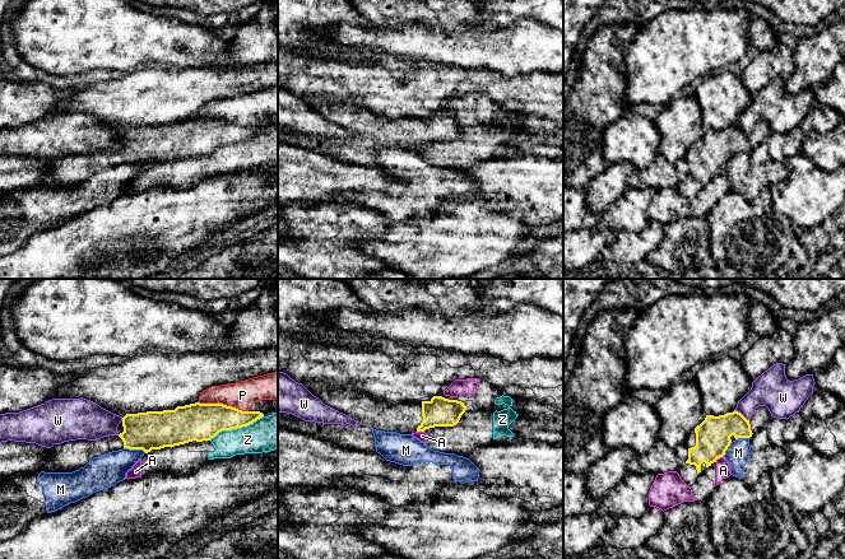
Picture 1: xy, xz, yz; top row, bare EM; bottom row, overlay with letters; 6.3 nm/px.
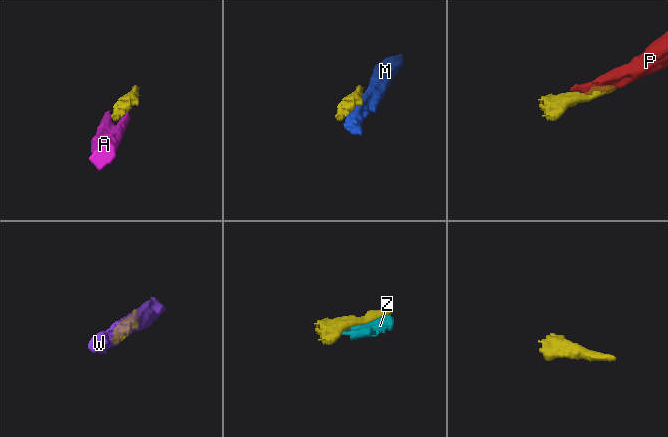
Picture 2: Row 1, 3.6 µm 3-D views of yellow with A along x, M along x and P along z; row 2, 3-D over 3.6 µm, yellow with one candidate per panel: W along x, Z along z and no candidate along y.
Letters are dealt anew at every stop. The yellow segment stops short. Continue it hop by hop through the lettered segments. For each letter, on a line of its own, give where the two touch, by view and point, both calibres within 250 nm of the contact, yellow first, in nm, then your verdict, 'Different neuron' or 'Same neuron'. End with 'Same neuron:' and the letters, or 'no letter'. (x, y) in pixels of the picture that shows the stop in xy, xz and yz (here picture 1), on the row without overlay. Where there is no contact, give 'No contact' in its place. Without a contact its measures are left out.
A: Touches yellow at yz (719, 172). Thickness 220 nm (yellow) against 100 nm. Different neuron
M: Touches yellow at xy (135, 163). Thickness 240 nm (yellow) against 200 nm. Different neuron
P: Touches yellow at xy (222, 119). Thickness 240 nm (yellow) against 180 nm. Different neuron
W: Touches yellow at yz (741, 129). Thickness 220 nm (yellow) against 220 nm. Different neuron
Z: Touches yellow at xy (236, 143). Thickness 240 nm (yellow) against 220 nm. Different neuron
Same neuron: no letter

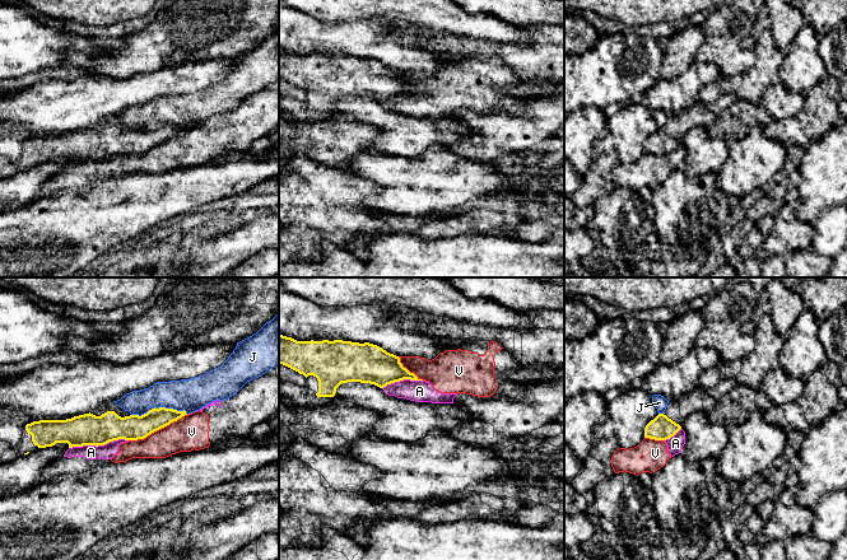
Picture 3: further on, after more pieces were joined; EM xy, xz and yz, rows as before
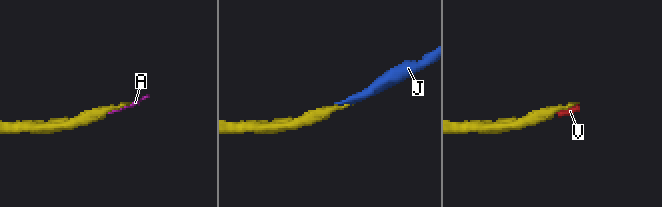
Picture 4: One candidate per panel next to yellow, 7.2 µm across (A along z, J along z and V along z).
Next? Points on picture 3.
A: Touches yellow at xy (98, 159). Thickness 200 nm (yellow) against 100 nm. Different neuron
J: Touches yellow at xy (171, 124). Thickness 150 nm (yellow) against 200 nm. Different neuron
V: Touches yellow at xy (157, 144). Thickness 160 nm (yellow) against 220 nm. Different neuron
Same neuron: no letter

